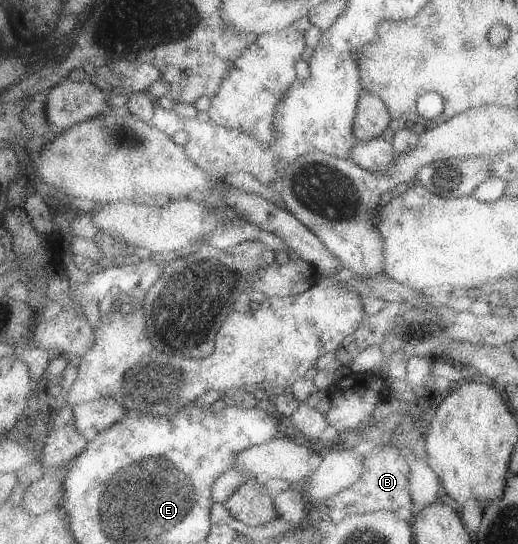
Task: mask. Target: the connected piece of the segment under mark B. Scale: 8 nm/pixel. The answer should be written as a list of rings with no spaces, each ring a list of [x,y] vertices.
[[[399,444],[384,447],[377,453],[366,456],[365,469],[361,479],[347,489],[337,492],[327,498],[327,505],[333,509],[341,509],[347,515],[368,514],[379,510],[396,512],[397,509],[413,510],[412,495],[410,492],[410,463],[407,453],[397,449]]]

